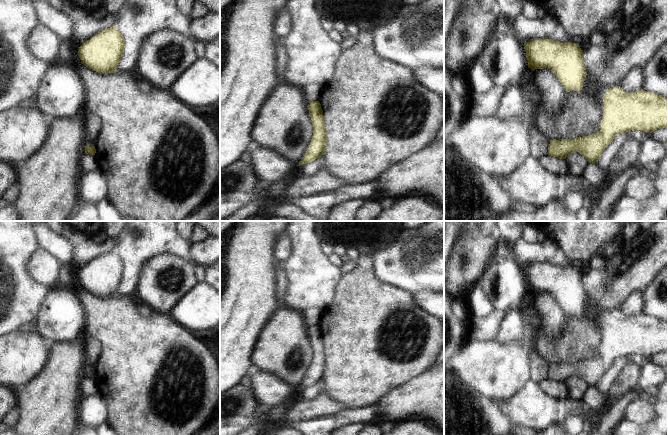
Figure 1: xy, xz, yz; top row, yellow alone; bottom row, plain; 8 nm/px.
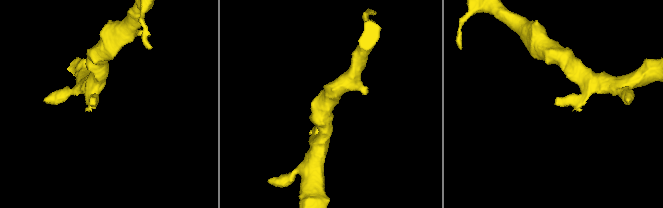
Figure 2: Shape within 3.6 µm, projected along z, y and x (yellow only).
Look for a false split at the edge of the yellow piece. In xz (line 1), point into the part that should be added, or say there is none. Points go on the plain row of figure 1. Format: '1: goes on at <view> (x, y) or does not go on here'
1: does not go on here

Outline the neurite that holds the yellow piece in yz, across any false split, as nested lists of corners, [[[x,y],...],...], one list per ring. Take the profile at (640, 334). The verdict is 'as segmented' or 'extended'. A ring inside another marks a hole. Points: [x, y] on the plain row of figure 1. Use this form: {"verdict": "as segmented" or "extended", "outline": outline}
{"verdict": "as segmented", "outline": [[[620,310],[610,312],[603,320],[603,333],[598,358],[576,361],[573,364],[564,363],[559,365],[553,363],[550,365],[547,378],[559,383],[565,383],[569,378],[579,376],[589,387],[596,387],[604,373],[618,358],[631,354],[652,357],[657,353],[668,351],[668,323],[643,313],[627,317]]]}

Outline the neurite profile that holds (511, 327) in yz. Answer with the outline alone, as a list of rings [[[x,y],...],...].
[[[518,306],[510,307],[504,311],[500,329],[496,336],[498,341],[514,342],[523,333],[523,316]]]

